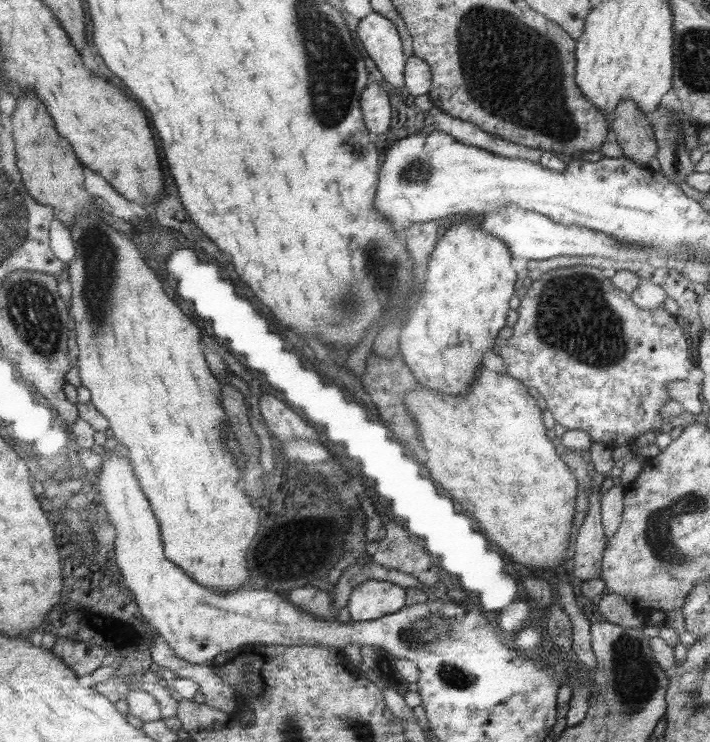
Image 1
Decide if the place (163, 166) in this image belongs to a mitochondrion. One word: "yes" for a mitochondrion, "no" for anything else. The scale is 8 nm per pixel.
no

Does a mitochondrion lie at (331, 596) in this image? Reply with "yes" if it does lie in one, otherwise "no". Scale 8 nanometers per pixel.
no

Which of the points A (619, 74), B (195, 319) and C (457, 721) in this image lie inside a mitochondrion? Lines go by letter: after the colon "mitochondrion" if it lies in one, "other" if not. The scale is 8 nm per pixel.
A: other
B: other
C: other

